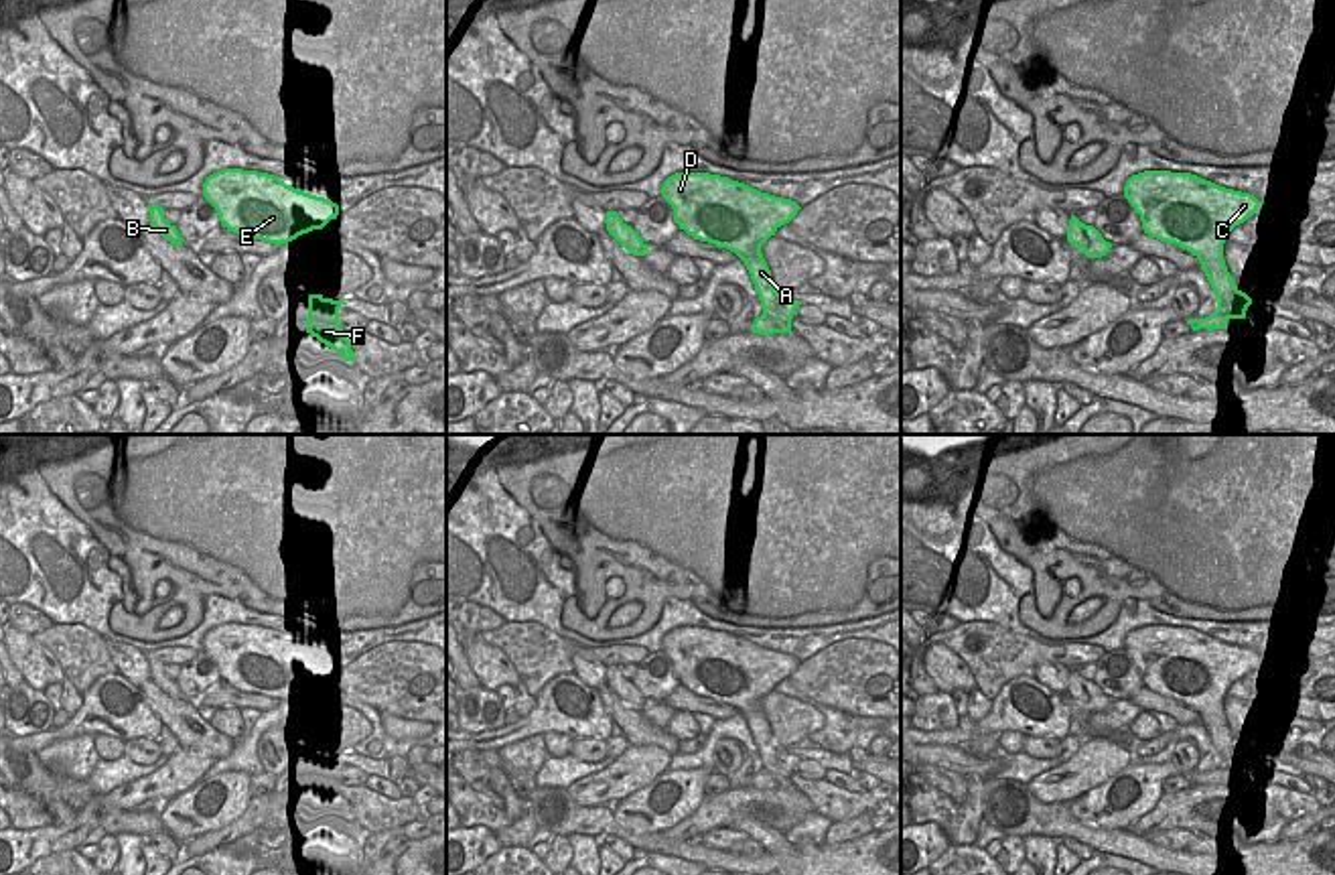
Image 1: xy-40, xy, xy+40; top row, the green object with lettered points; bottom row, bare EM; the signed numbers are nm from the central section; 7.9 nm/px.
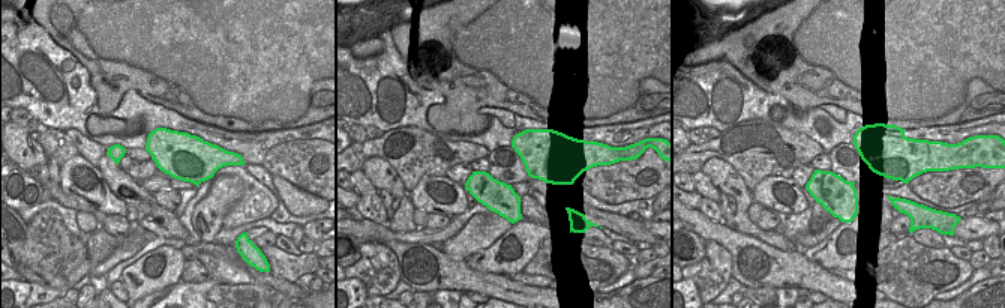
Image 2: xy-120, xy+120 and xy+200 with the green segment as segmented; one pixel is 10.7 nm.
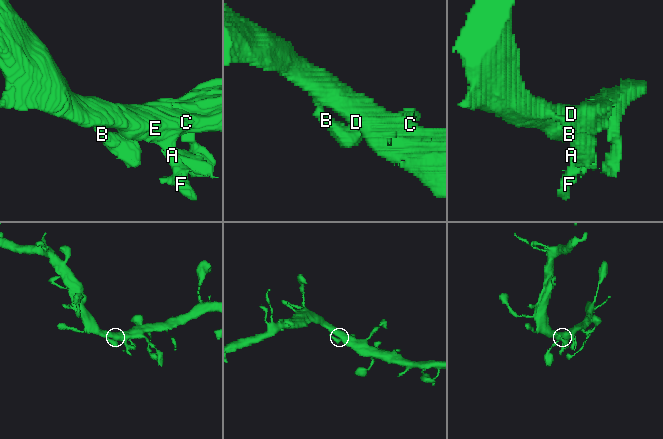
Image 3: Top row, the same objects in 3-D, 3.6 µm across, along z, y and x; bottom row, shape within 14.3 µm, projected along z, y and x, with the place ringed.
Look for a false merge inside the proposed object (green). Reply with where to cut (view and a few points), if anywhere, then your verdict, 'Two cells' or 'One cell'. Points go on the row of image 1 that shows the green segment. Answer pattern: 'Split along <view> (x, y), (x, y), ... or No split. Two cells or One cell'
No split. One cell

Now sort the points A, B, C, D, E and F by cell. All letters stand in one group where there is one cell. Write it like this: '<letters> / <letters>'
A B C D E F

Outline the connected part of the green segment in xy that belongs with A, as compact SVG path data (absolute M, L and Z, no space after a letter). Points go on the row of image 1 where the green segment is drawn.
M690 171L668 177L661 197L672 205L680 229L694 240L726 248L745 262L763 307L751 331L791 333L791 319L801 302L775 290L761 246L801 207L728 177Z

